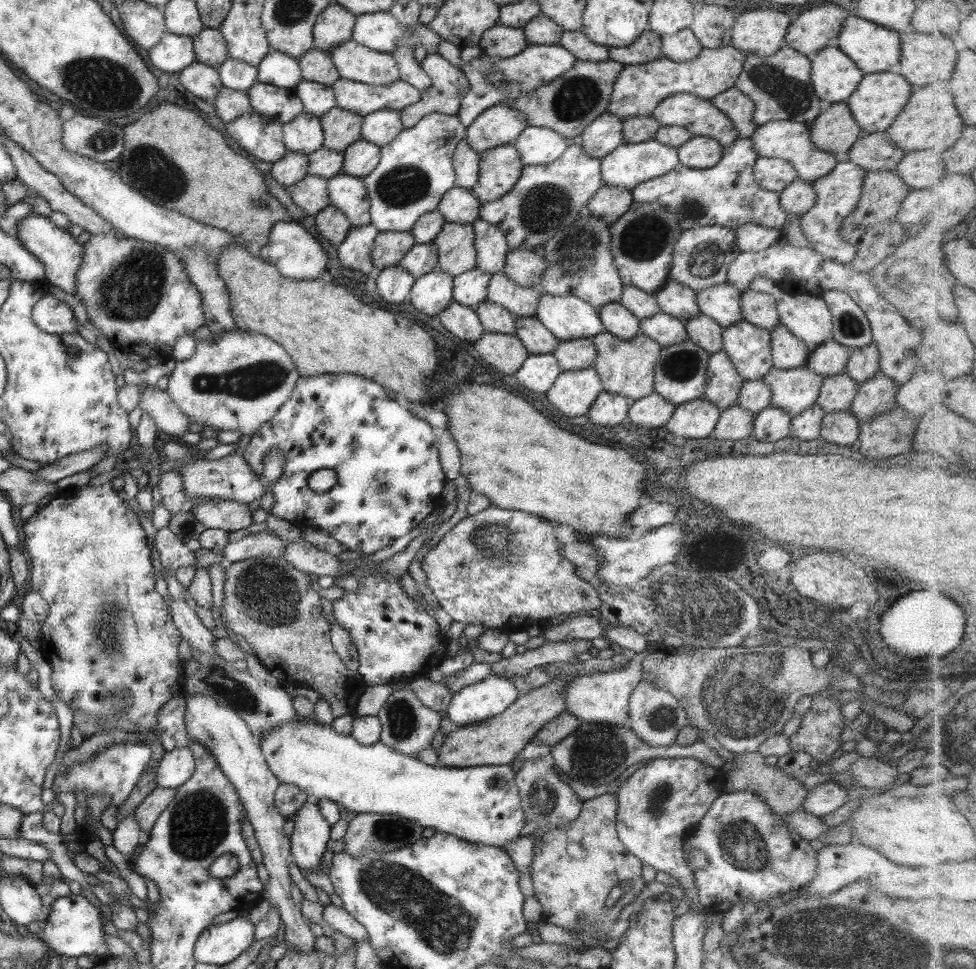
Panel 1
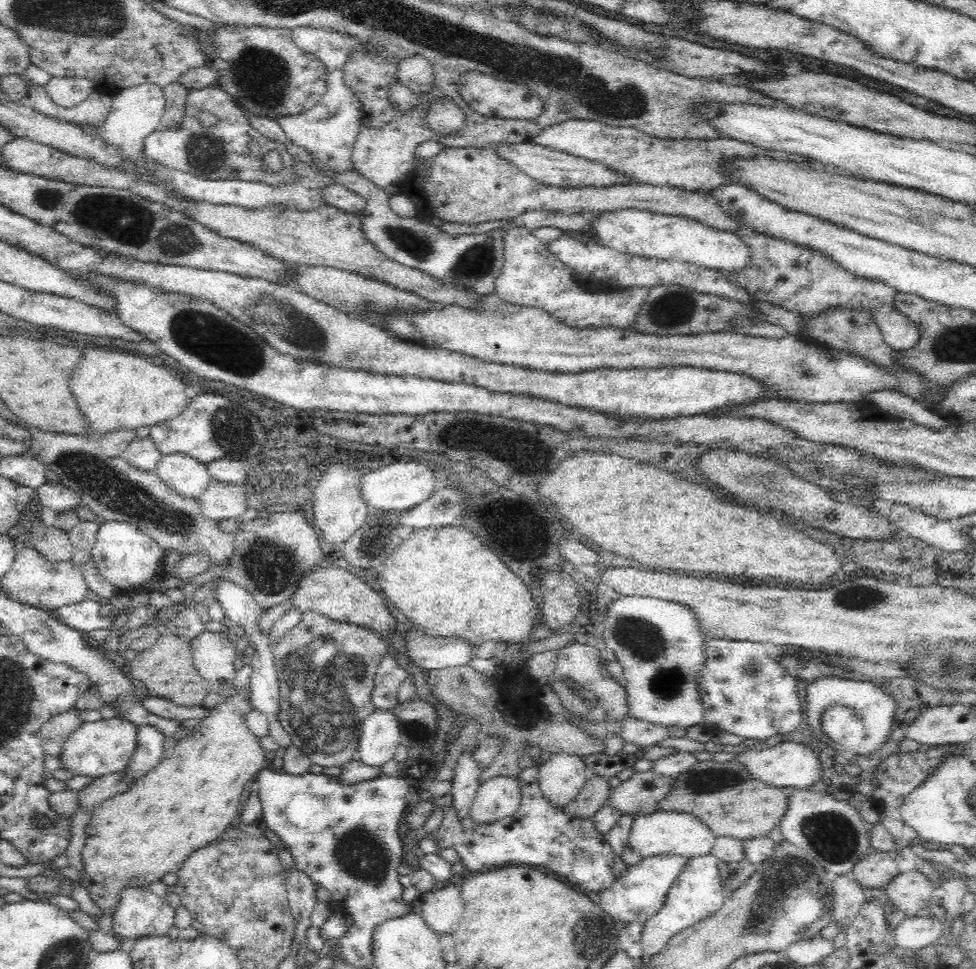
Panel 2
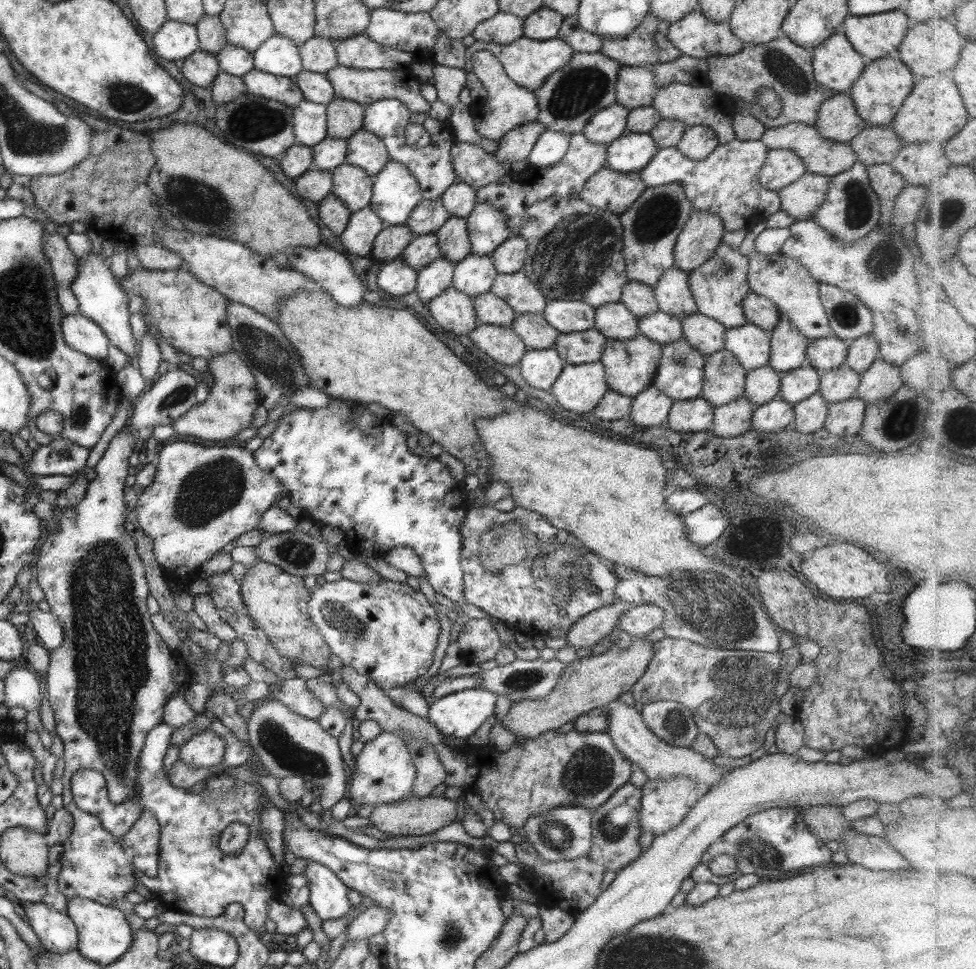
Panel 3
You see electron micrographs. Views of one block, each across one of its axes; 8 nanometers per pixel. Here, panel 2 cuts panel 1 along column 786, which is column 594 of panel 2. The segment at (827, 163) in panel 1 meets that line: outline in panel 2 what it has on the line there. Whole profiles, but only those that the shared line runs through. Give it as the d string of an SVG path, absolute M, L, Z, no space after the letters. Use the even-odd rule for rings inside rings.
M570 119L546 127L538 136L530 138L530 142L557 150L584 160L598 162L610 171L614 171L630 180L631 183L650 184L654 186L671 186L690 191L703 191L716 188L718 185L726 185L731 181L724 176L720 169L720 162L730 156L756 156L757 153L776 157L778 153L758 150L754 145L743 143L734 139L661 139L650 136L645 132L636 130L634 127L611 127L607 124L596 122L595 120Z

